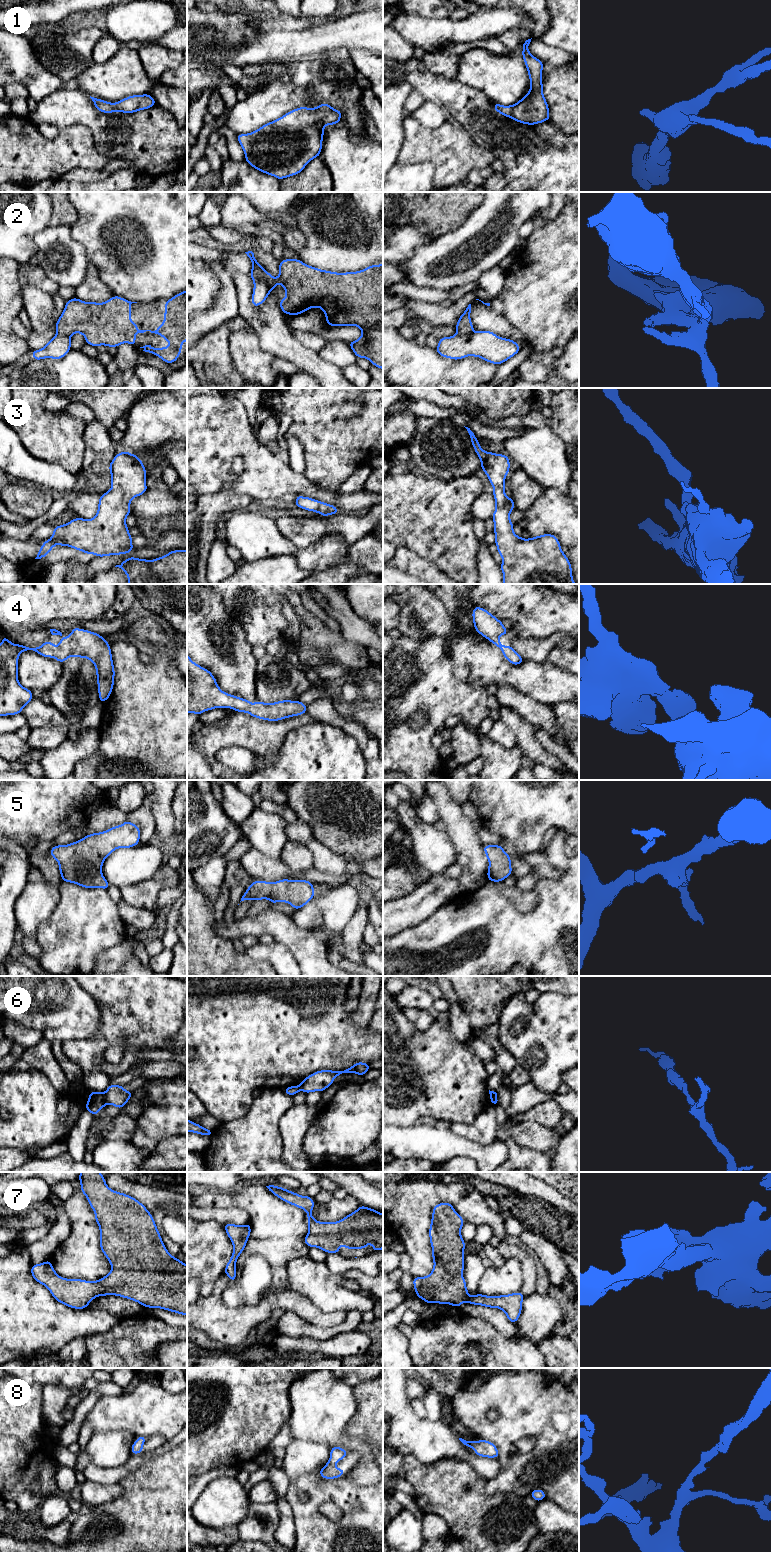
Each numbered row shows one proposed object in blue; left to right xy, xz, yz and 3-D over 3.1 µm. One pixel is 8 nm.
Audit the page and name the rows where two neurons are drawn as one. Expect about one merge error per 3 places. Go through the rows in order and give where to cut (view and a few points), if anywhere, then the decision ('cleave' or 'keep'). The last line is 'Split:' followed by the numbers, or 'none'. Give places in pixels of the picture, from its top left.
1: no cut | keep
2: xz (263, 269), (262, 276), (269, 291) | cleave
3: no cut | keep
4: no cut | keep
5: no cut | keep
6: xy (102, 1093), (103, 1100), (106, 1103) | cleave
7: no cut | keep
8: no cut | keep
Split: 2, 6

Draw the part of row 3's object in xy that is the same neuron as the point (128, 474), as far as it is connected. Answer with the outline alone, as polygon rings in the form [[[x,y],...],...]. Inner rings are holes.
[[[122,451],[109,464],[111,489],[99,497],[93,519],[77,517],[55,526],[52,536],[41,545],[35,559],[46,557],[53,547],[68,546],[98,557],[130,553],[135,547],[126,525],[130,503],[147,490],[146,469],[141,458]]]

